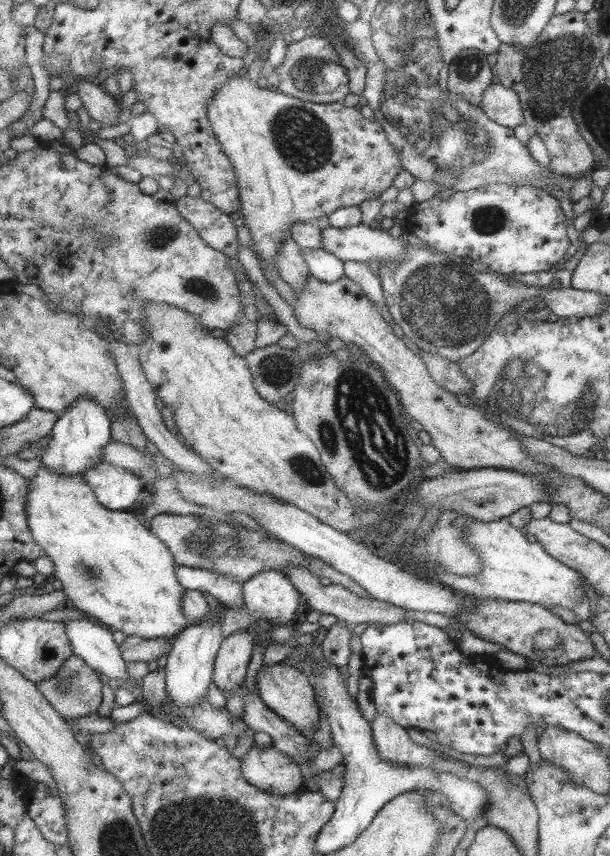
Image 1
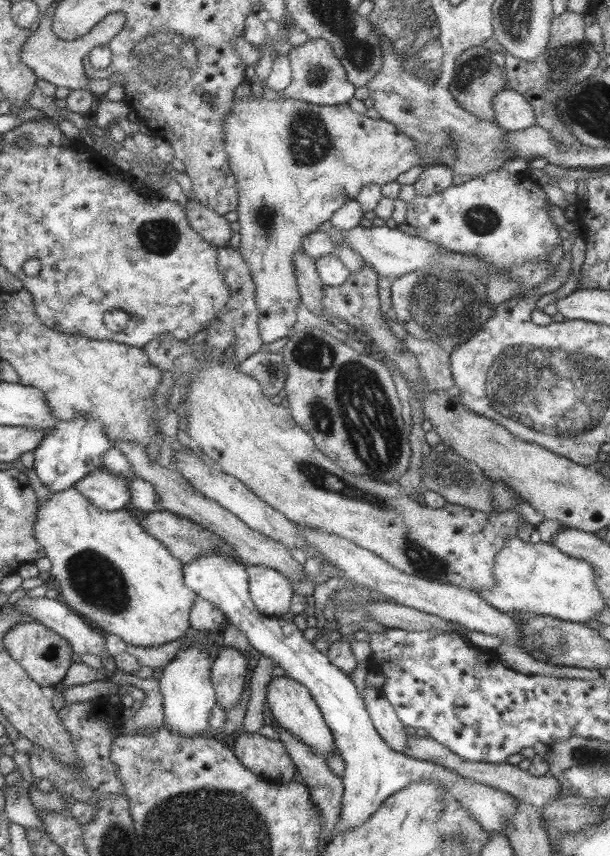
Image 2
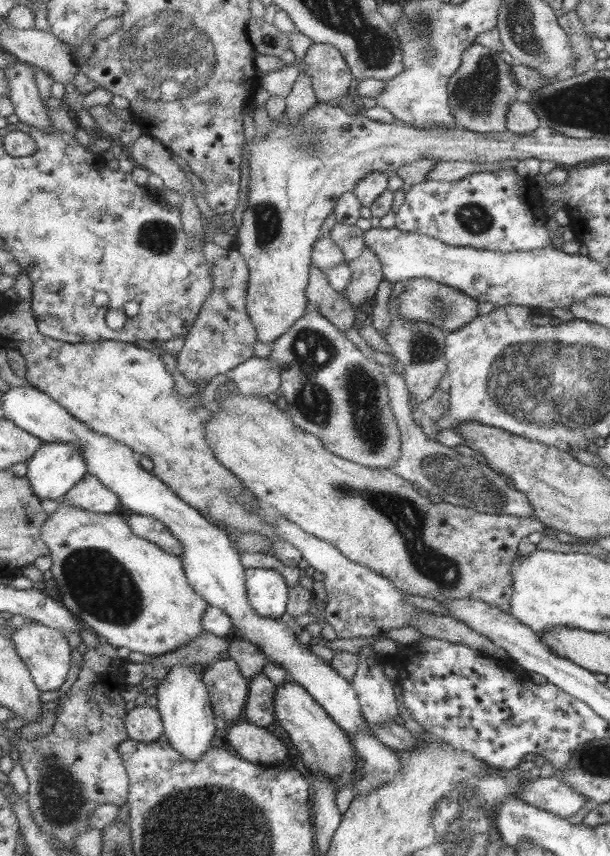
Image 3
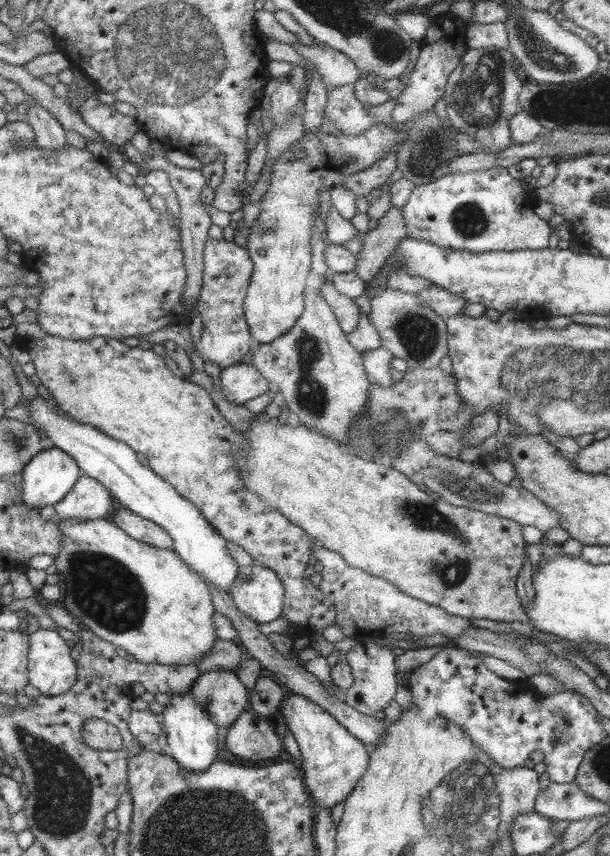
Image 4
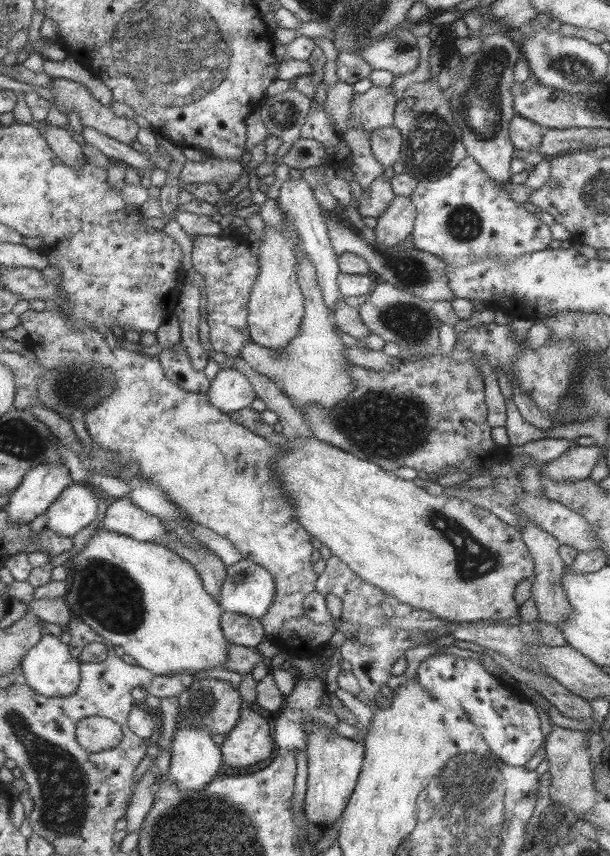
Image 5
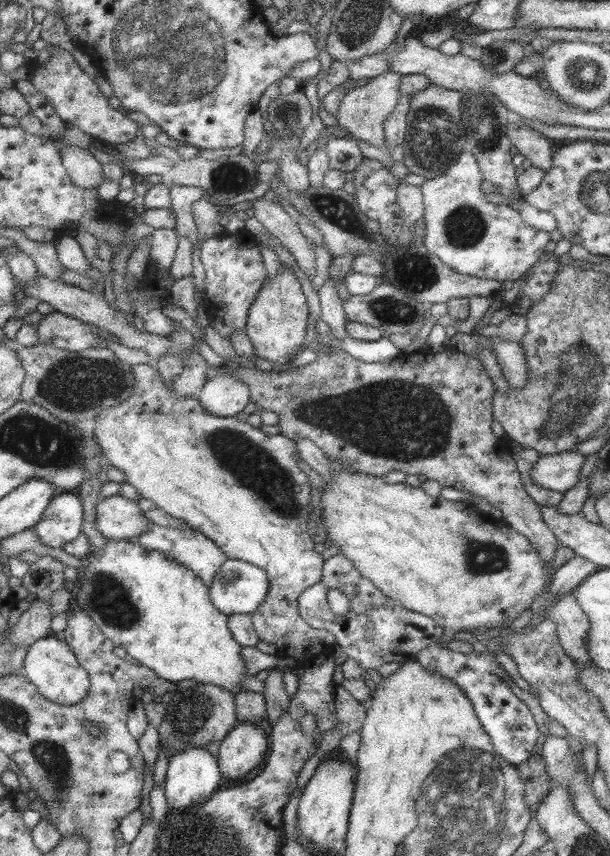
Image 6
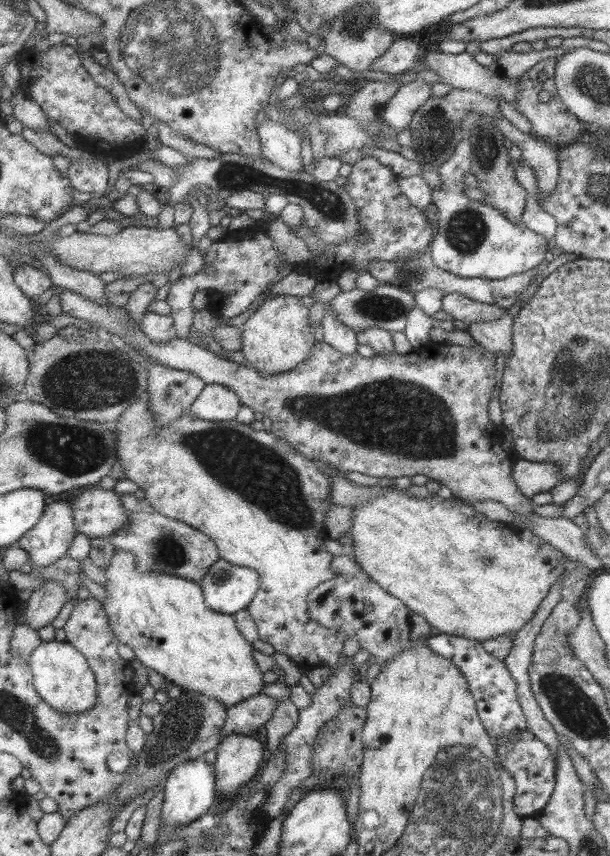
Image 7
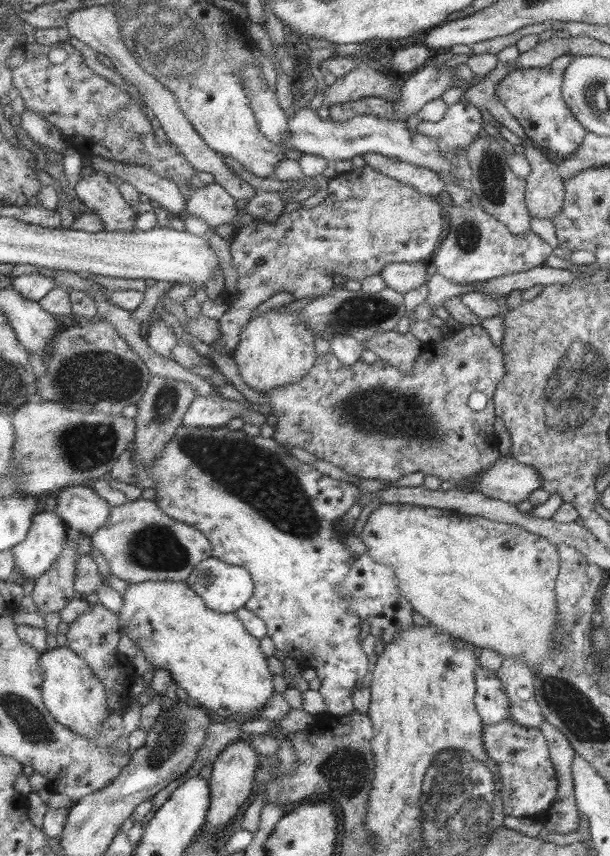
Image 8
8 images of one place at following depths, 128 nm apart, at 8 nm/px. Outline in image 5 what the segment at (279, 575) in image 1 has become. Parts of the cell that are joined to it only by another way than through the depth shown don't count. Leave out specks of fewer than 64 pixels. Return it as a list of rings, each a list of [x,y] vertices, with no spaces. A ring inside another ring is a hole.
[[[246,558],[225,567],[226,578],[218,602],[221,609],[249,618],[261,618],[277,592],[273,575]]]

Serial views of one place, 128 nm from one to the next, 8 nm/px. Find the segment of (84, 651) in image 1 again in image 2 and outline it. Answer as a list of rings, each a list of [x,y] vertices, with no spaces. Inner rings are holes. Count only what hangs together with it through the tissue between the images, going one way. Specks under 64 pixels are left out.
[[[24,595],[12,606],[21,609],[22,613],[32,616],[35,620],[51,627],[51,630],[58,632],[71,643],[77,654],[92,654],[97,658],[110,656],[105,633],[64,601],[45,596],[30,598]]]

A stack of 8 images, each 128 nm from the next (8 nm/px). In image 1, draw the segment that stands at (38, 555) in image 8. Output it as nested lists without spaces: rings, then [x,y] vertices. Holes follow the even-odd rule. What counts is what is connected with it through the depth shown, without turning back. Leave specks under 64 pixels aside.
[[[102,462],[83,474],[89,486],[94,488],[103,506],[111,510],[127,510],[140,496],[141,484],[135,473],[119,466]]]

